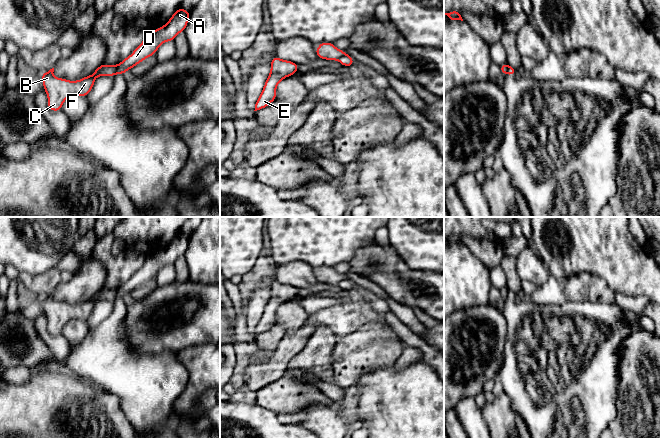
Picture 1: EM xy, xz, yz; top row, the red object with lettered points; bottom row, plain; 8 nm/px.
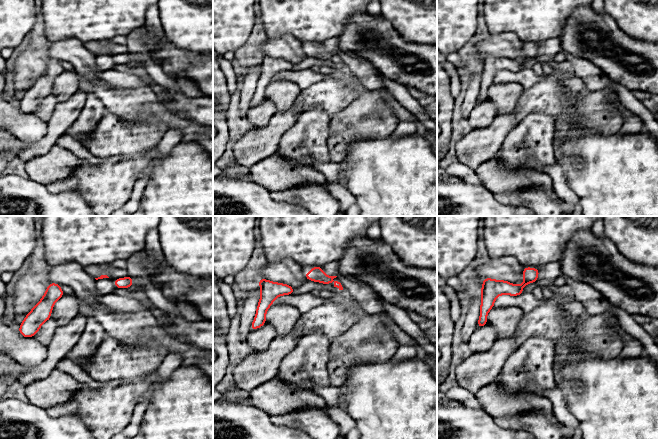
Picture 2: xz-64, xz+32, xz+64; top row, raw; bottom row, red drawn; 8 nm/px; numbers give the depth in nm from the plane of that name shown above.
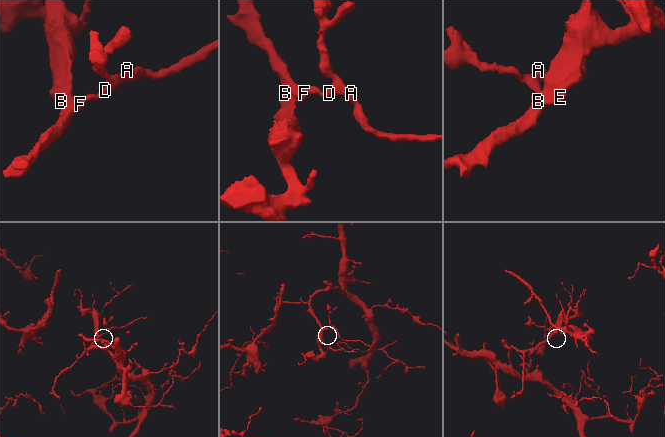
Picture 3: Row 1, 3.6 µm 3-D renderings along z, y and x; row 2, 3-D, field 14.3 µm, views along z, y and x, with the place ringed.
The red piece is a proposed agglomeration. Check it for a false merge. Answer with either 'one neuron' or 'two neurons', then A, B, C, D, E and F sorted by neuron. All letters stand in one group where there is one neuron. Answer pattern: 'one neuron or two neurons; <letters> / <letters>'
two neurons; A D / B C E F

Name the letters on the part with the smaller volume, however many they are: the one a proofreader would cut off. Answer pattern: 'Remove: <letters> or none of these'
Remove: A, D

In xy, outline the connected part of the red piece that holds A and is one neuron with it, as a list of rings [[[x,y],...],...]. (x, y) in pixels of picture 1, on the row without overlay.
[[[180,231],[164,250],[146,257],[143,266],[134,276],[118,288],[116,298],[124,298],[144,283],[154,279],[162,267],[172,265],[178,257],[184,256],[189,239],[190,235],[186,235]]]

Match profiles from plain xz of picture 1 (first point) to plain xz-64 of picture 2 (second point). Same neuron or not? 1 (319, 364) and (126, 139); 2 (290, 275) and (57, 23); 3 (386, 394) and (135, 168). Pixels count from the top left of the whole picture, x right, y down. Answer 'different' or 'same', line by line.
1: different
2: different
3: different

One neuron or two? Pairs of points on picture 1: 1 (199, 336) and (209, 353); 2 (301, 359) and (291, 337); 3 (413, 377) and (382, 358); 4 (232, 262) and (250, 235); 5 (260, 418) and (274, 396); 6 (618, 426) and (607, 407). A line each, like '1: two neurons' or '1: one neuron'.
1: two neurons
2: two neurons
3: two neurons
4: one neuron
5: two neurons
6: two neurons

